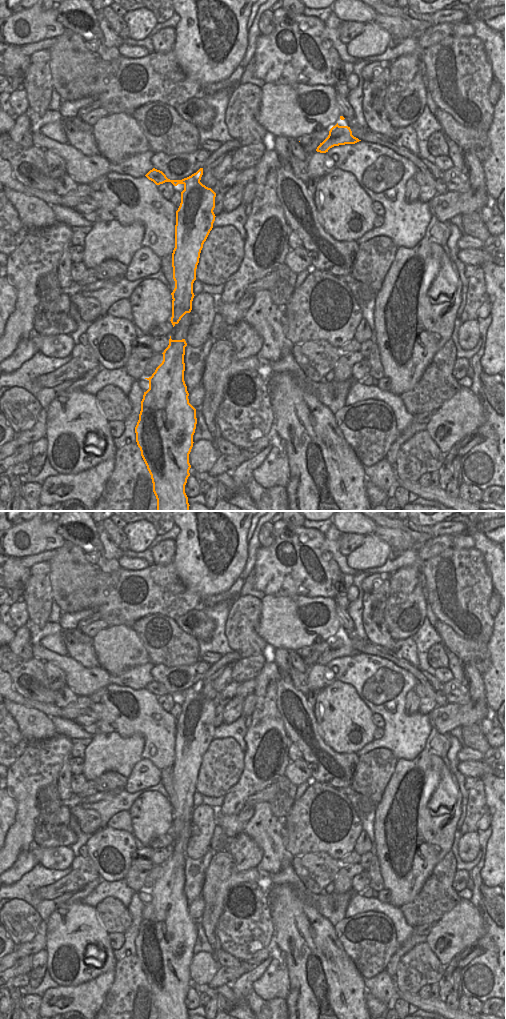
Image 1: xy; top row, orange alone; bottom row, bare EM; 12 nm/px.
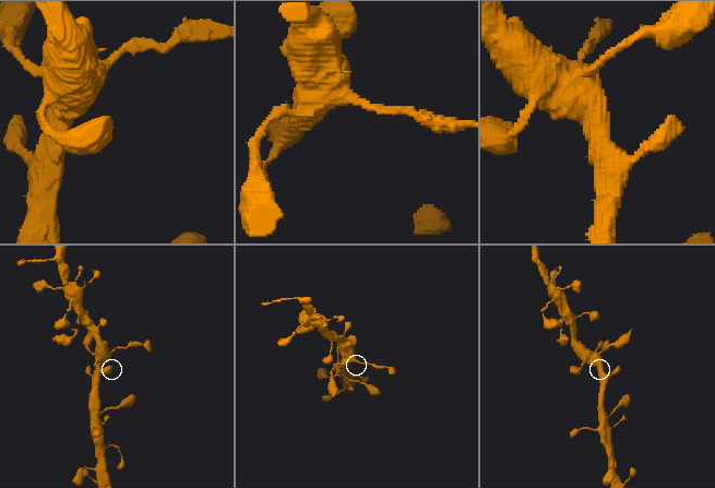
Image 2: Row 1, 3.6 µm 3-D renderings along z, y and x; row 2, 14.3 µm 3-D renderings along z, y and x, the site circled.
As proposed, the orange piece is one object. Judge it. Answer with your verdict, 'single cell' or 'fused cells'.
fused cells

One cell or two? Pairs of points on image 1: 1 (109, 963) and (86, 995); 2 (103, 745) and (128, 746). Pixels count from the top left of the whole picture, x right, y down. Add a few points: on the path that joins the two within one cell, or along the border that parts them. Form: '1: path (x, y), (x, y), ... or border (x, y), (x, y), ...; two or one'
1: border (113, 968), (81, 984); two
2: path (109, 746), (122, 746); one

